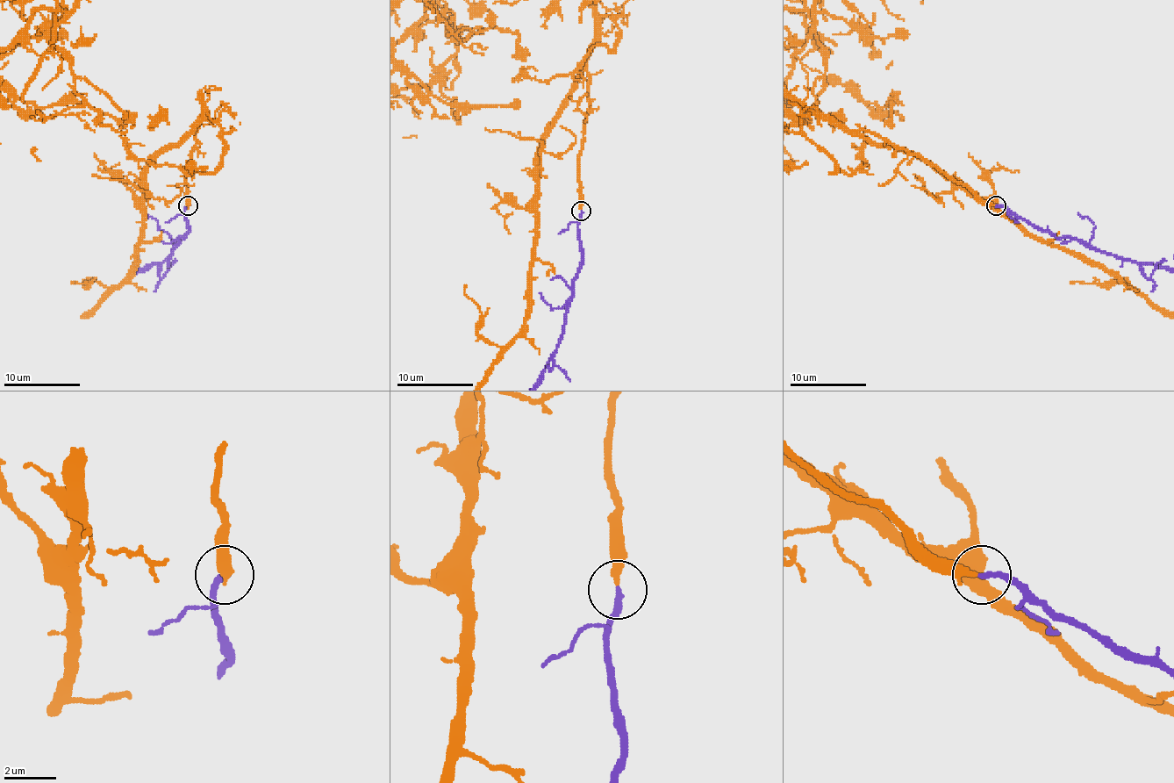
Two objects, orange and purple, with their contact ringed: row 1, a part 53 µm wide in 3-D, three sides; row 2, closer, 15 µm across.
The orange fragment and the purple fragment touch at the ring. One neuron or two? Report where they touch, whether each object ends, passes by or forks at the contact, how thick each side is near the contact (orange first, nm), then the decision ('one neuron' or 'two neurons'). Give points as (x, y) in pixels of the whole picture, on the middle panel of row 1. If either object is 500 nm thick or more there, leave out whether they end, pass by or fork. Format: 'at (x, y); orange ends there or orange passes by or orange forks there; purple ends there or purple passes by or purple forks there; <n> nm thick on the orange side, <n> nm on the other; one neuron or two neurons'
at (581, 211); orange ends there; purple ends there; 320 nm thick on the orange side, 240 nm on the other; one neuron

